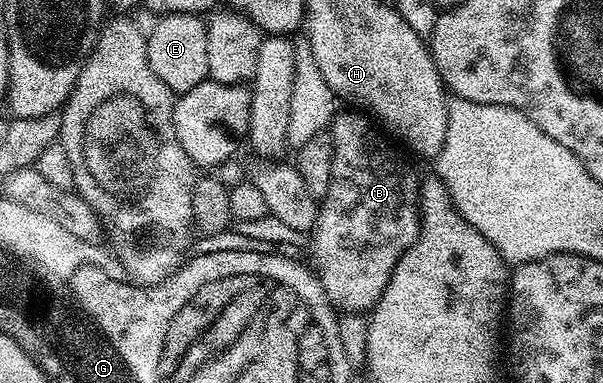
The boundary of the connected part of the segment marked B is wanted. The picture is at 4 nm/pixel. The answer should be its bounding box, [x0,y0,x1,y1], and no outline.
[309,111,421,314]

